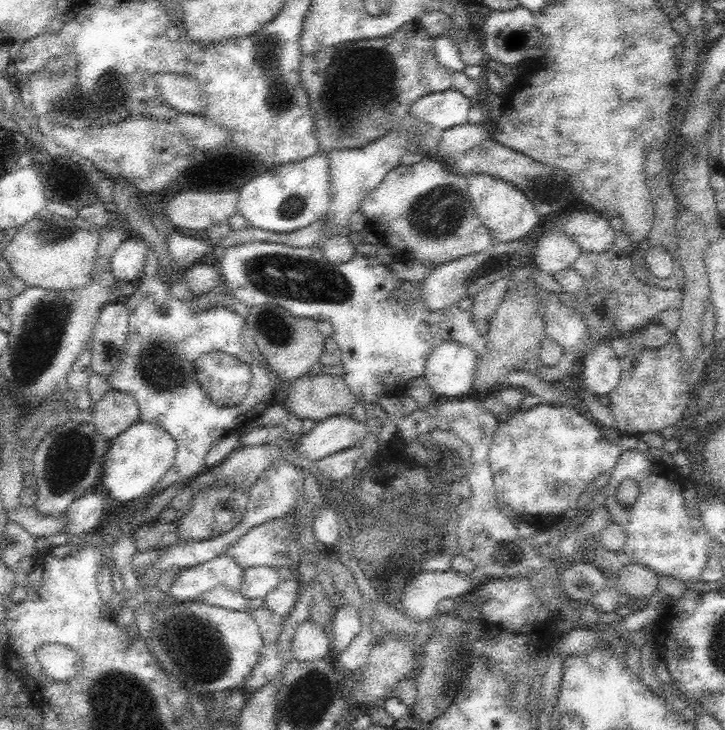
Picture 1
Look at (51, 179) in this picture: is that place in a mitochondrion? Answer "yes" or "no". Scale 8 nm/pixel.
no

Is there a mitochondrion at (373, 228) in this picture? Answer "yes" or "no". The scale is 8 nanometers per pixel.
no

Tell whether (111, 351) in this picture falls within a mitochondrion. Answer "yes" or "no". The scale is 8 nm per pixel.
yes

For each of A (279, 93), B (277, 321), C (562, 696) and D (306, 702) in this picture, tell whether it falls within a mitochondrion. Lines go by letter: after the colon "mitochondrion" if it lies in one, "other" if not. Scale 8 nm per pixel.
A: mitochondrion
B: mitochondrion
C: other
D: mitochondrion

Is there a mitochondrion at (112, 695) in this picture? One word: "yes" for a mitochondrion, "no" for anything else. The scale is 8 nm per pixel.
yes

